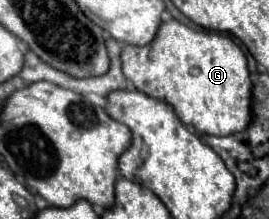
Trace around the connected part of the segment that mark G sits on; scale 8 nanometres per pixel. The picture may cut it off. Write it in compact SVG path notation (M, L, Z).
M171 19L161 23L157 37L149 45L127 45L121 53L121 61L123 73L135 85L135 89L169 103L185 125L193 125L197 131L207 135L231 135L233 131L245 131L245 123L249 123L249 91L253 91L253 83L249 77L247 59L231 37L220 32L193 29Z

